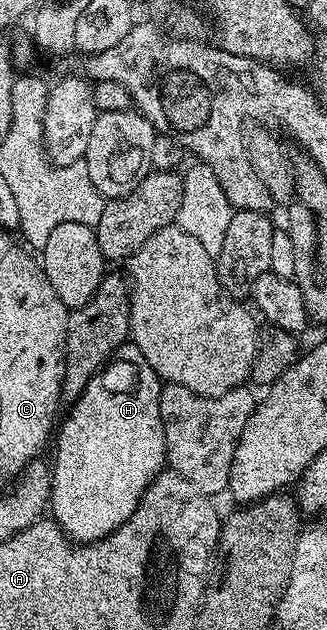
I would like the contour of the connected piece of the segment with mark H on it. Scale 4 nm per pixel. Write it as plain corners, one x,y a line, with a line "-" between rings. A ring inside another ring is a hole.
123,344
88,380
88,388
72,403
74,411
61,419
56,430
58,447
52,461
49,509
58,527
75,543
98,542
120,528
134,515
144,492
167,465
160,420
163,385
140,348

